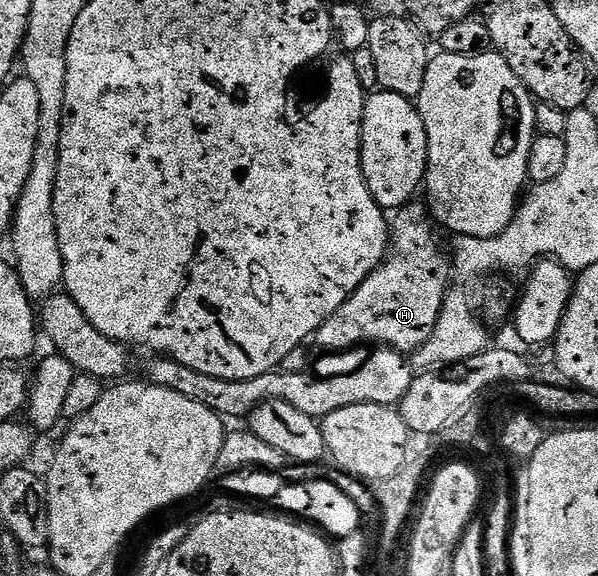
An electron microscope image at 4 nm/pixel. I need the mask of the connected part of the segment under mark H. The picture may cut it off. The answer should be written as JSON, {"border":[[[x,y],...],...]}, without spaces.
{"border":[[[408,202],[403,207],[394,209],[389,220],[389,251],[383,257],[382,263],[374,268],[361,282],[361,286],[353,290],[351,297],[323,322],[313,337],[314,343],[319,343],[331,352],[339,352],[342,348],[351,348],[354,344],[372,340],[372,345],[396,348],[404,354],[414,354],[427,341],[441,314],[441,306],[452,283],[451,276],[453,280],[453,260],[445,244],[439,241],[439,236],[435,233],[437,228],[428,205],[423,202],[415,203]]]}

